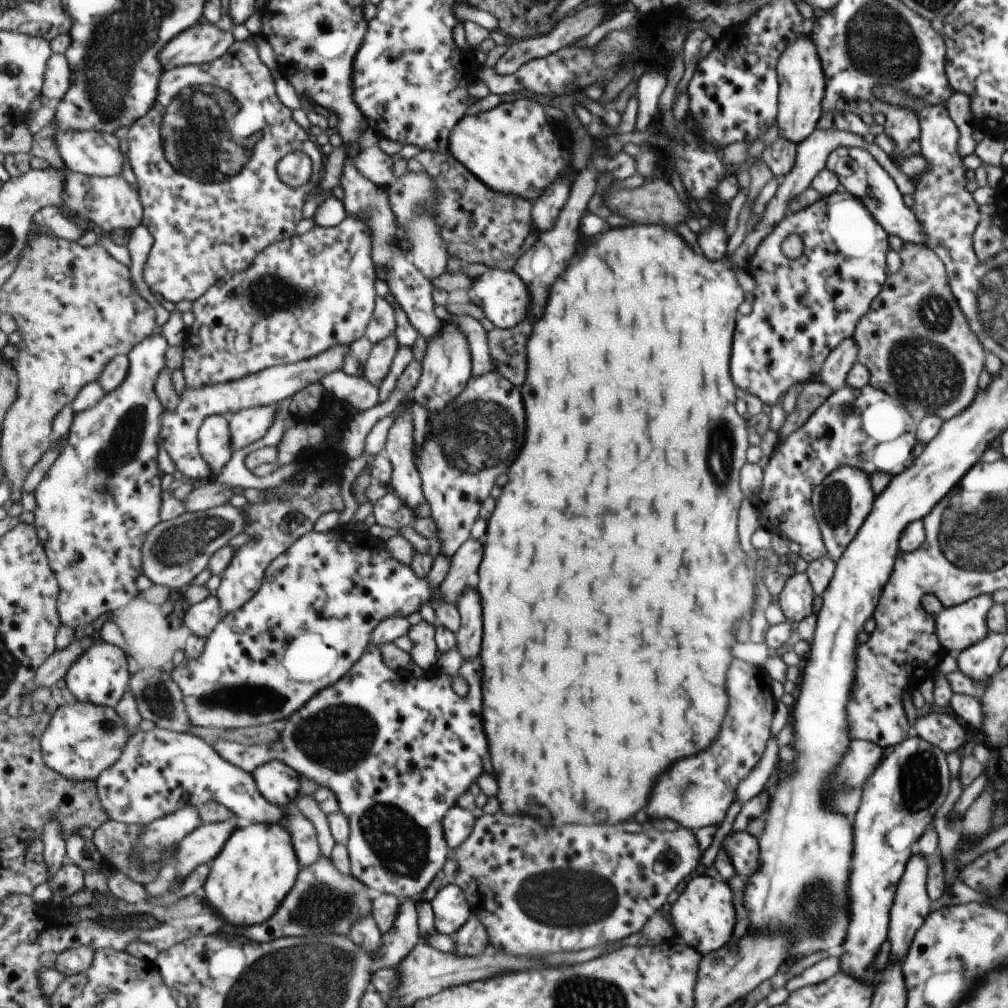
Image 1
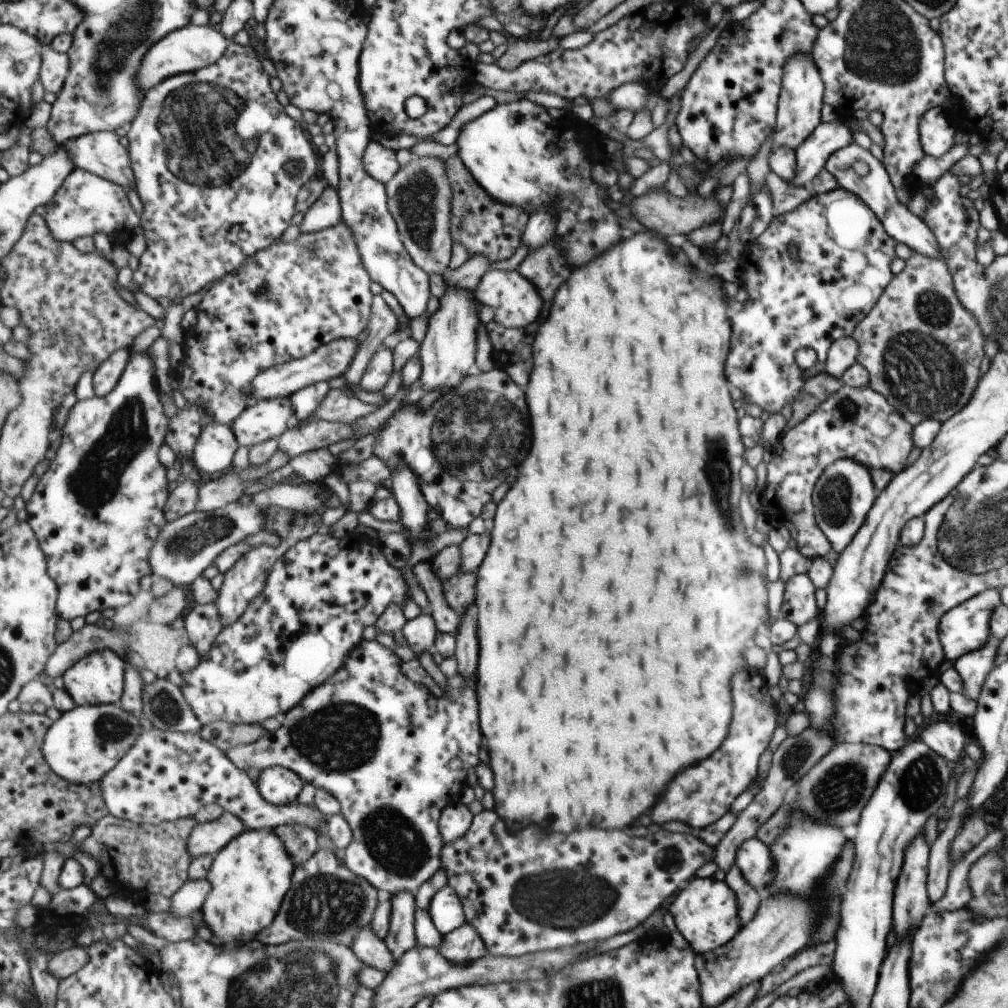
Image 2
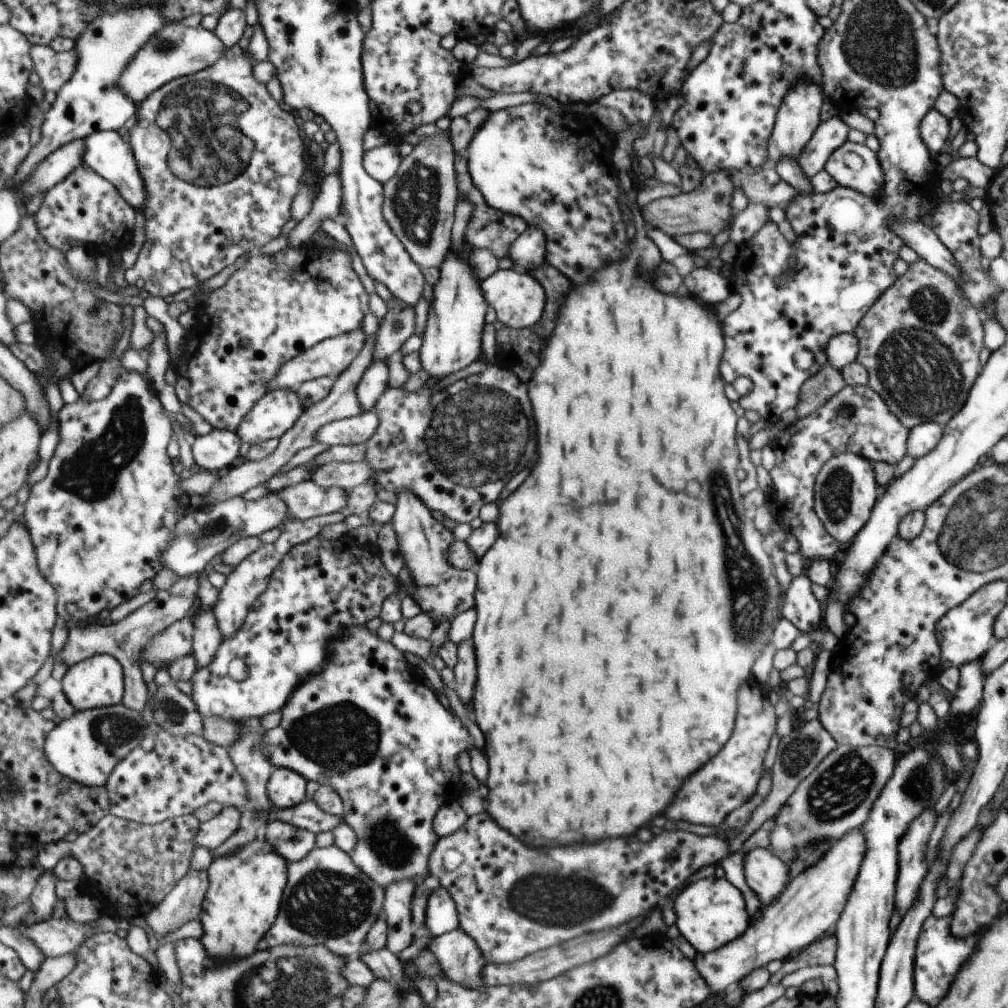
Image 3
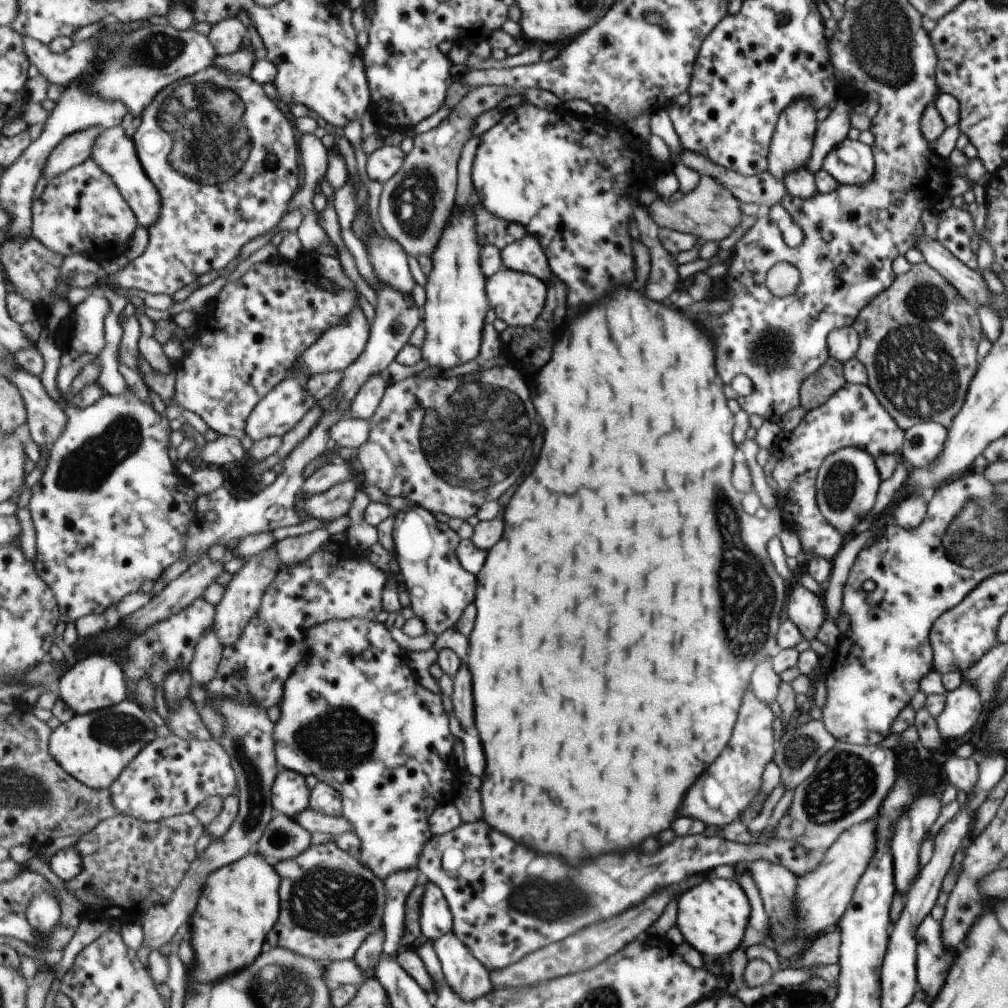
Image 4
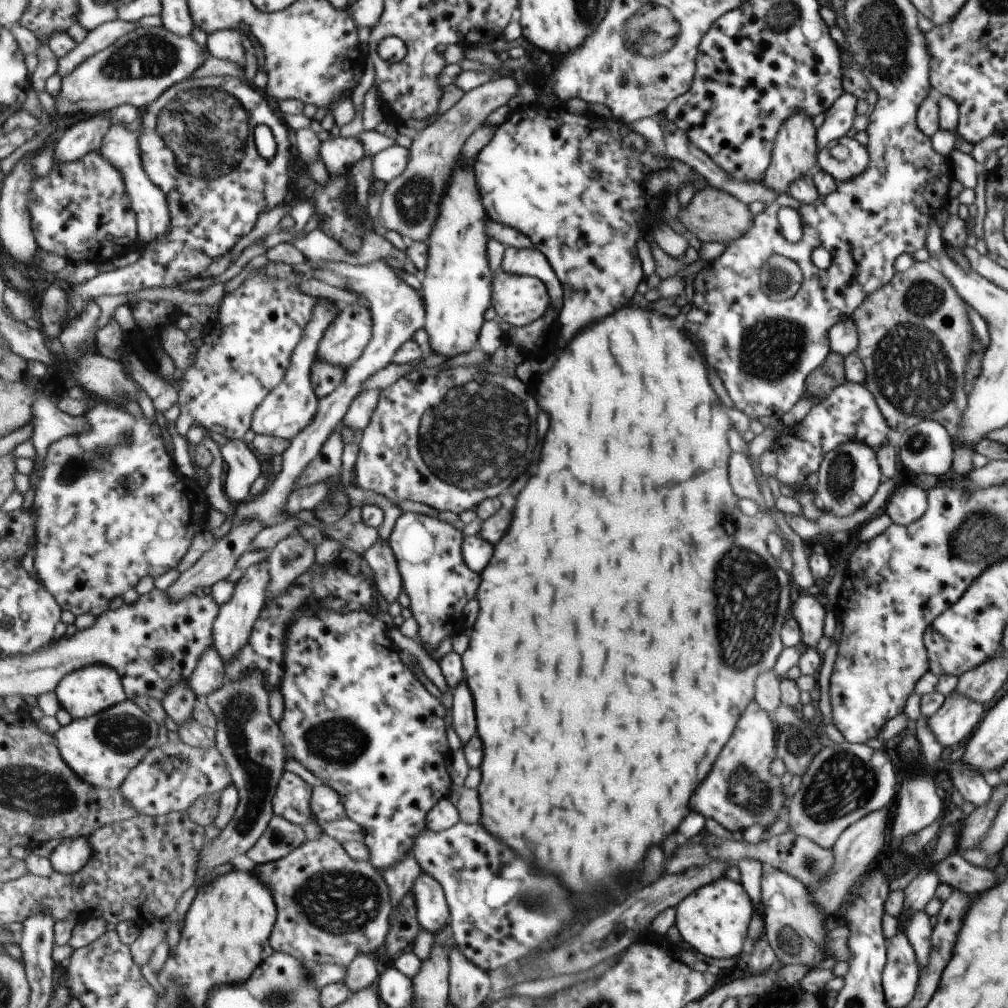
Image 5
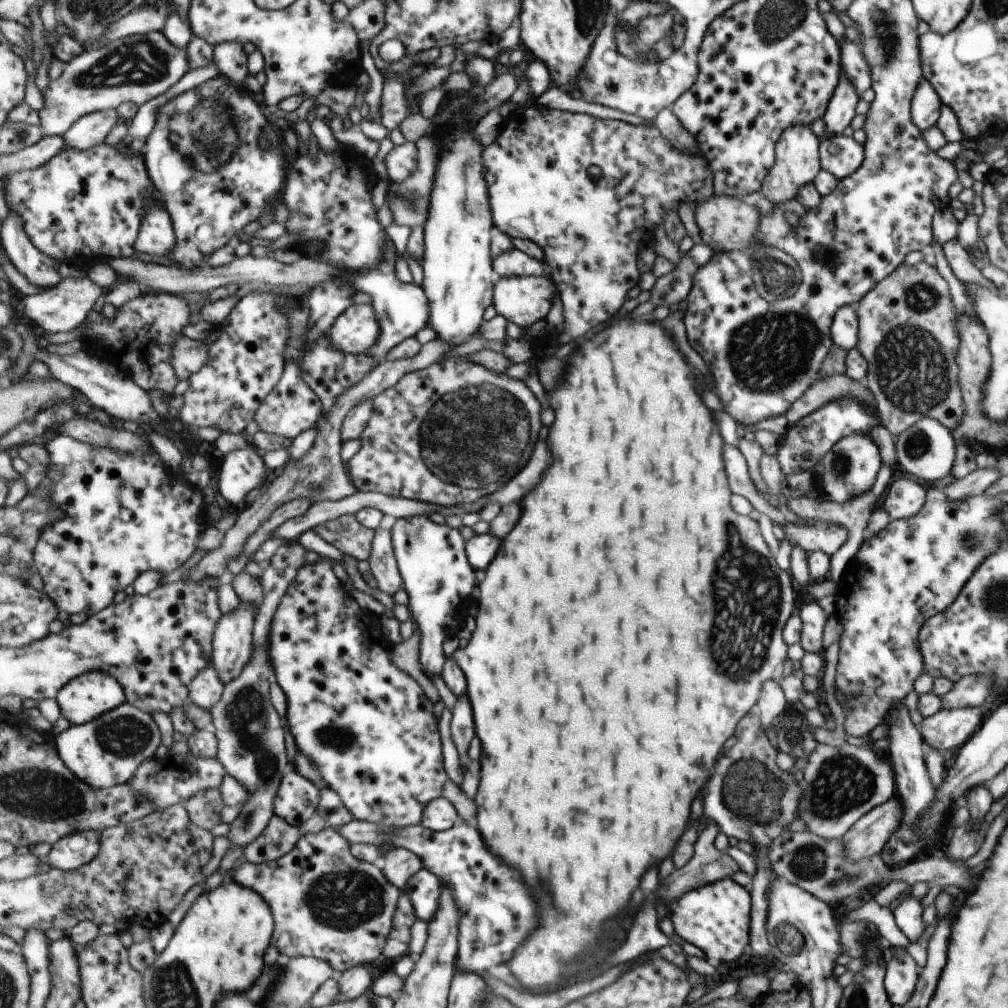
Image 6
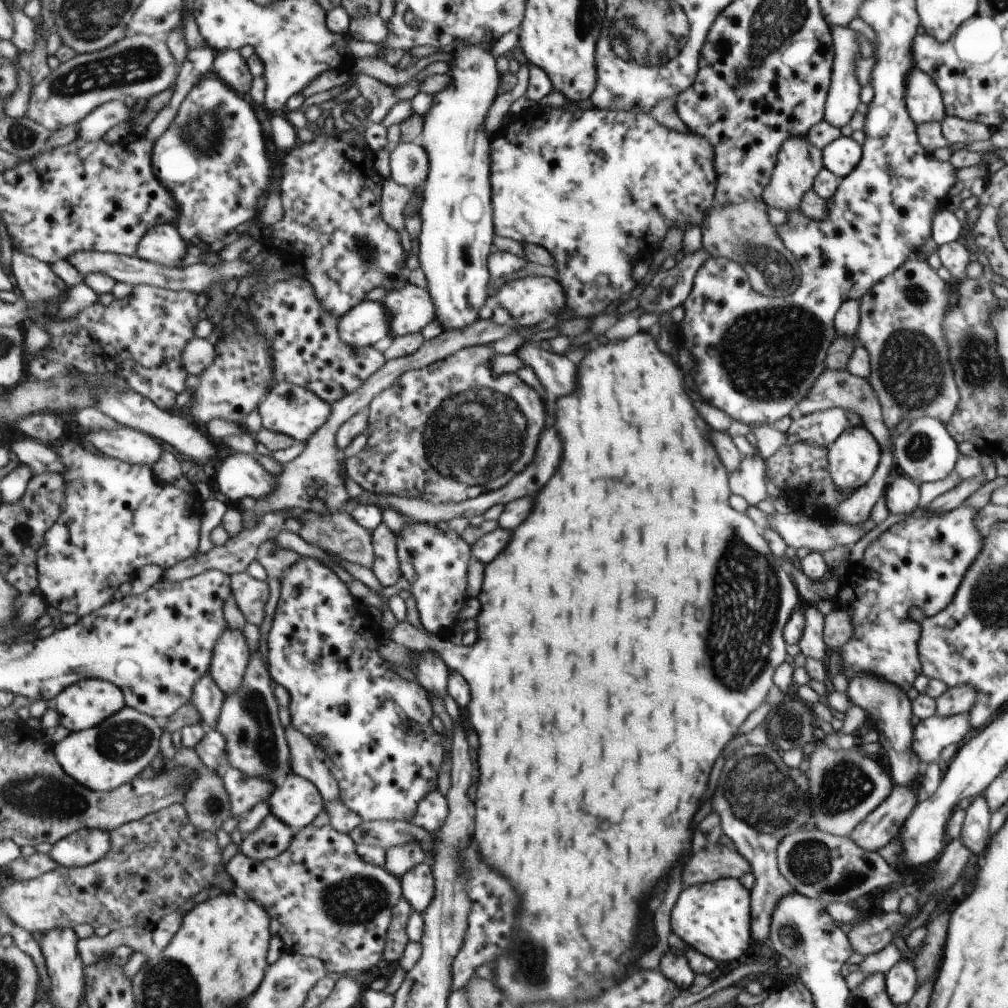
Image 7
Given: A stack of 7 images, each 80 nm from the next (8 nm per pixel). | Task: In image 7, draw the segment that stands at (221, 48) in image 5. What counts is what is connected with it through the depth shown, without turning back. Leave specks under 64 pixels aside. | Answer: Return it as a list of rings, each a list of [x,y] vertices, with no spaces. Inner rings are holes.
[[[225,49],[215,53],[212,70],[225,84],[239,93],[251,92],[253,74],[247,60],[235,49]]]

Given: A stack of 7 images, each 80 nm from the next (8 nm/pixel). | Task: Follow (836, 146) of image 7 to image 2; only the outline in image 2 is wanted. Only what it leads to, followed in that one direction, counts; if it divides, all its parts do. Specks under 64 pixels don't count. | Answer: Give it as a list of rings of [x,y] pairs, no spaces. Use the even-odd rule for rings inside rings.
[[[851,142],[830,154],[824,164],[824,169],[829,171],[833,178],[836,178],[836,182],[841,188],[858,196],[873,211],[873,214],[876,214],[884,230],[896,239],[897,243],[902,242],[913,252],[927,258],[944,260],[941,258],[942,254],[935,235],[922,219],[911,214],[907,207],[898,201],[897,194],[895,194],[882,163],[873,157],[867,149]]]

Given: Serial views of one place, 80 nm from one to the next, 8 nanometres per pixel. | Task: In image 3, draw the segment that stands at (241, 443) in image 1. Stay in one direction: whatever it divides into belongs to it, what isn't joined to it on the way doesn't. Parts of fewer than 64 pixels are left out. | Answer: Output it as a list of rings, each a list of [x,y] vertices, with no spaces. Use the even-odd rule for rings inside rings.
[[[295,389],[269,391],[244,418],[237,434],[250,445],[280,439],[296,425],[306,409]]]

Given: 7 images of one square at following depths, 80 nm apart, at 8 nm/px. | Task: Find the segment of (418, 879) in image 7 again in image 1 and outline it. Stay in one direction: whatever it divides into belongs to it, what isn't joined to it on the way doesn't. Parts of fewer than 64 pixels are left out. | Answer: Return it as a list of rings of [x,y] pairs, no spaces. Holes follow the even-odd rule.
[[[455,883],[442,888],[430,903],[434,912],[435,929],[451,935],[472,917],[472,908],[464,890]]]

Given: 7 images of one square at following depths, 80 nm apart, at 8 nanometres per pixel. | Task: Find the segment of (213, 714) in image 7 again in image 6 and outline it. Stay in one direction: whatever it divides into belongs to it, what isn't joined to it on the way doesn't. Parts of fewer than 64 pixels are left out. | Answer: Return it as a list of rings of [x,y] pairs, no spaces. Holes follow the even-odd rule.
[[[213,664],[199,673],[190,686],[191,702],[212,712],[212,708],[222,699],[224,682]]]

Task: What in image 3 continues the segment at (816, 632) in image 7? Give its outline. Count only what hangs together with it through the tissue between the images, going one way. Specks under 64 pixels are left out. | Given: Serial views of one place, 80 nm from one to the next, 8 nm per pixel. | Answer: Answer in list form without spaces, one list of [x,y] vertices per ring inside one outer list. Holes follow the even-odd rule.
[[[805,574],[793,577],[782,594],[782,618],[791,622],[801,634],[816,630],[821,624],[820,602],[813,596],[810,584]]]

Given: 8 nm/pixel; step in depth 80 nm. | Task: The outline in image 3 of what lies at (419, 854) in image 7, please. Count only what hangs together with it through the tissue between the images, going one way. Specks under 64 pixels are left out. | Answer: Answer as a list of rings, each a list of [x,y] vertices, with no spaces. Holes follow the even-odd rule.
[[[403,879],[392,882],[386,889],[384,914],[389,925],[387,948],[396,955],[409,948],[415,940],[416,926],[413,922],[413,901],[417,882]]]

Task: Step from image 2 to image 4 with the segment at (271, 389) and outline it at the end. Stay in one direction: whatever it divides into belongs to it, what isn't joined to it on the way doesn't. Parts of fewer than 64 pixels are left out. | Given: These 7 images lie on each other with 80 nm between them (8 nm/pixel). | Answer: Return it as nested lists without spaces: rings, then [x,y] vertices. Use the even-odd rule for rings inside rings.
[[[357,307],[347,318],[346,323],[332,326],[313,346],[310,346],[298,359],[291,372],[305,369],[310,376],[324,372],[343,371],[355,362],[364,353],[370,339],[372,323],[369,322],[365,312]]]

